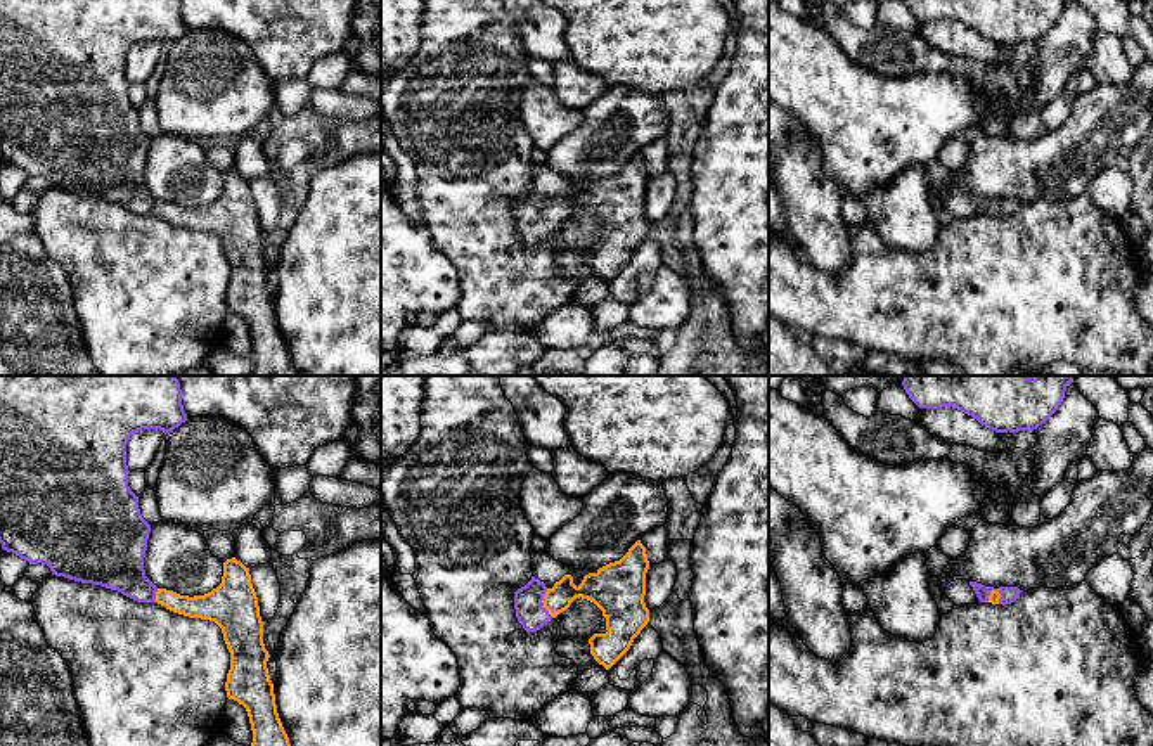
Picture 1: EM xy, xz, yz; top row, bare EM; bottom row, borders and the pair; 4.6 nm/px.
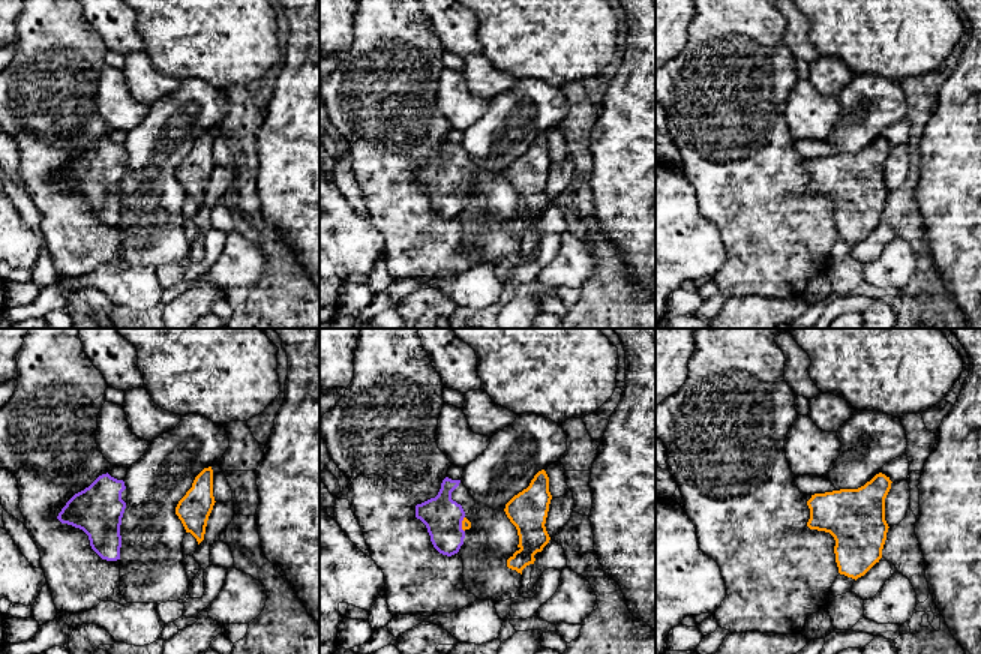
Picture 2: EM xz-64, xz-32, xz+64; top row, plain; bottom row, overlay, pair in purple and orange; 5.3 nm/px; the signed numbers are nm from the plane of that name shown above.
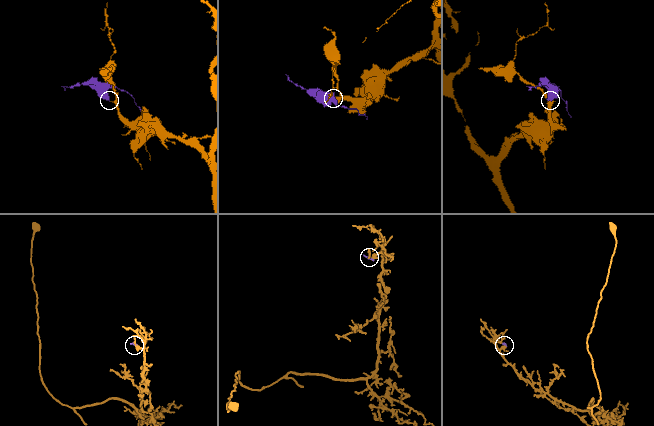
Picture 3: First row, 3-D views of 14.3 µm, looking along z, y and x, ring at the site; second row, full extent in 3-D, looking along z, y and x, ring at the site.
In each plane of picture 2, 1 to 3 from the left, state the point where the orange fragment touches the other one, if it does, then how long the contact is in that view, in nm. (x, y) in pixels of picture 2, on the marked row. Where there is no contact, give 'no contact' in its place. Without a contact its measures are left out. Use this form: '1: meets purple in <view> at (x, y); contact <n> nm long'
1: no contact
2: meets purple in xz-32 at (461, 524); contact 90 nm long
3: no contact

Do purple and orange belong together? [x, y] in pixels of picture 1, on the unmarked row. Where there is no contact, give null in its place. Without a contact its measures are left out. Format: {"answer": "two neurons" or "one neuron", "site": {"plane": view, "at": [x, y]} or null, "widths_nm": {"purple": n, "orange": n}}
{"answer": "one neuron", "site": {"plane": "xz", "at": [542, 215]}, "widths_nm": {"purple": 140, "orange": 120}}

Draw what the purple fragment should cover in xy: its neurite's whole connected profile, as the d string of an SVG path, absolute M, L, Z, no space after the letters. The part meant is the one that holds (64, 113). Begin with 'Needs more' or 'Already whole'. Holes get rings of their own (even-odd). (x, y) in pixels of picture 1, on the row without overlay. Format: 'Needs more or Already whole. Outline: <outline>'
Needs more. Outline: M0 0L0 156L2 161L19 168L29 177L47 177L55 189L64 189L68 192L100 197L111 203L118 203L123 208L137 215L158 215L166 222L189 228L215 234L223 246L223 253L230 265L230 282L227 286L225 303L227 310L242 317L248 324L254 363L253 376L303 376L296 370L291 362L289 350L282 339L282 334L277 325L274 296L268 287L267 273L270 270L263 256L263 234L260 228L258 209L251 196L249 180L246 180L235 170L223 175L222 196L204 208L180 208L173 203L158 201L147 189L144 182L144 170L147 163L147 152L151 145L151 137L142 130L138 121L138 109L128 99L128 78L126 78L126 55L133 45L142 42L159 42L163 45L171 45L182 35L187 33L187 26L182 17L182 2L180 0Z

